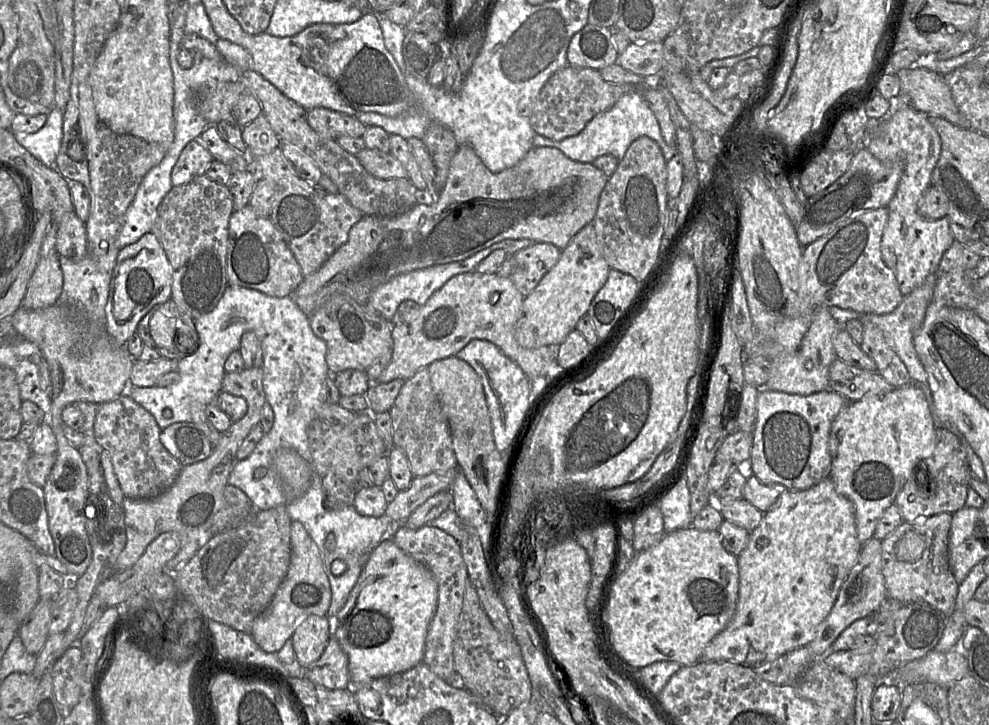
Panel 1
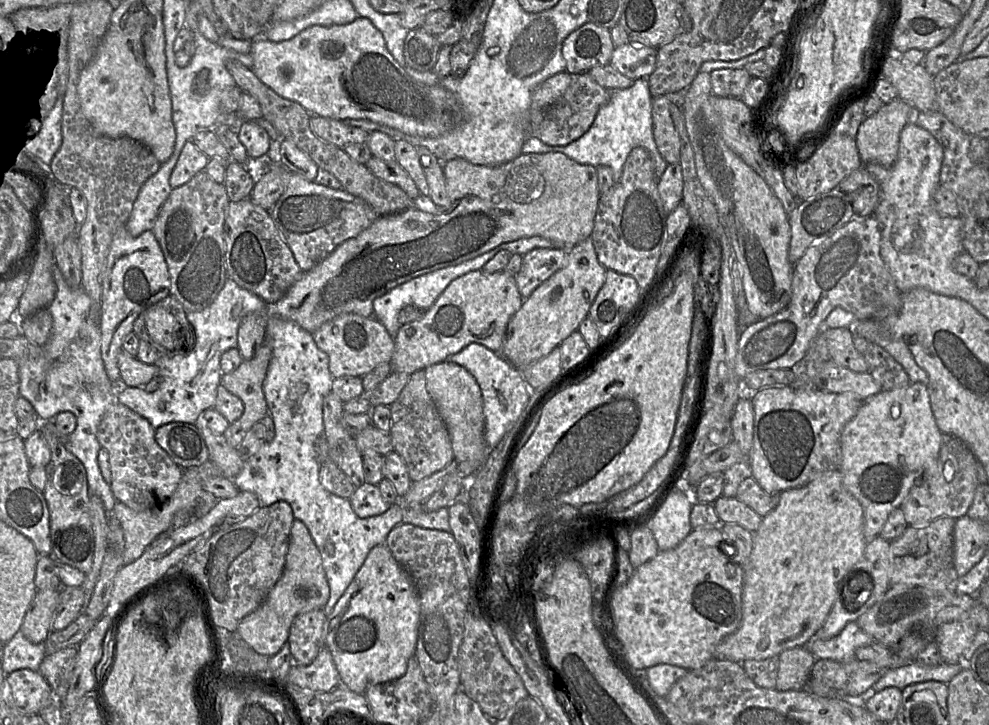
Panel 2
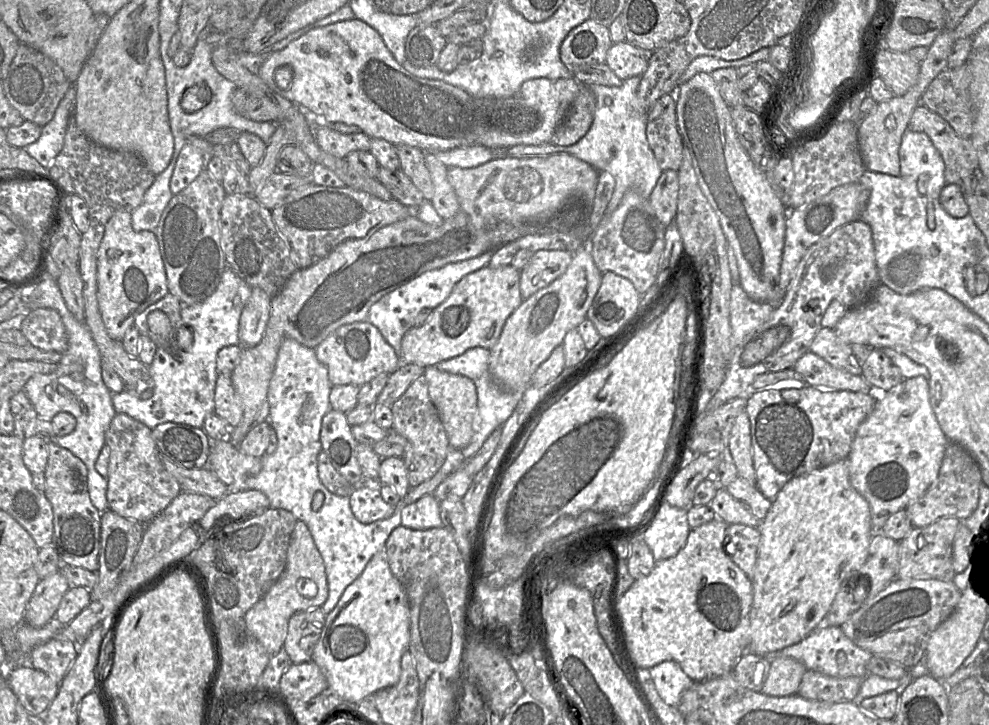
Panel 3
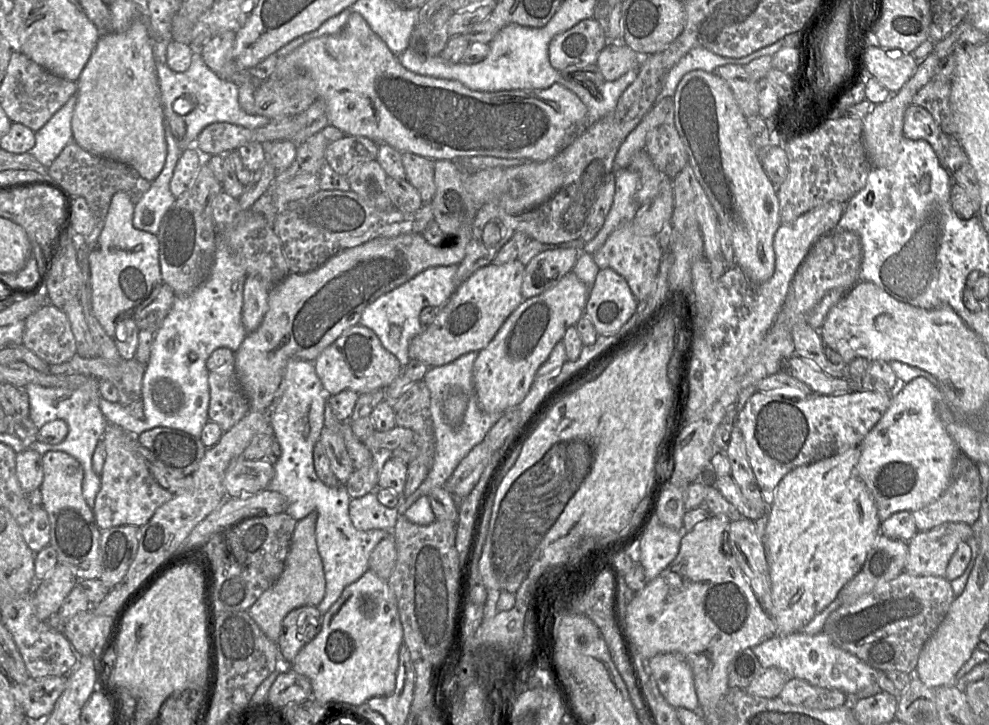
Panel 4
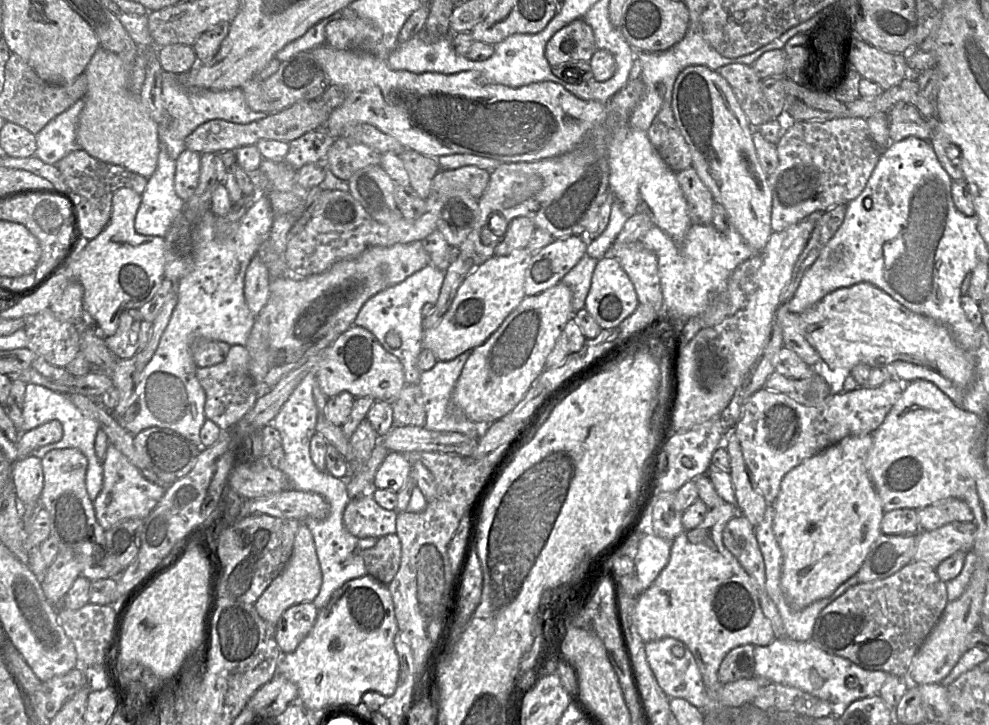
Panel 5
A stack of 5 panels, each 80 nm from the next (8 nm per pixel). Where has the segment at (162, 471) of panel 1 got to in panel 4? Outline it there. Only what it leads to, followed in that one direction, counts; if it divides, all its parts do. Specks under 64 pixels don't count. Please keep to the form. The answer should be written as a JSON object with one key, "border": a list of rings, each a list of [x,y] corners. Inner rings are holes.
{"border":[[[109,424],[102,438],[106,448],[106,460],[100,474],[100,490],[92,509],[101,531],[122,525],[141,527],[160,506],[173,497],[153,477],[146,459],[138,453],[138,436],[118,425]]]}

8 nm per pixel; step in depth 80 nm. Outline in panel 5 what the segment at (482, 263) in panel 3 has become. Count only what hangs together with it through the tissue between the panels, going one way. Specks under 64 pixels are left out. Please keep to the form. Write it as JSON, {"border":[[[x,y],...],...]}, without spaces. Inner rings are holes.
{"border":[[[428,265],[401,283],[380,291],[368,299],[354,321],[355,326],[370,331],[381,346],[401,362],[406,384],[419,382],[421,372],[417,362],[423,349],[422,339],[425,333],[422,326],[422,308],[426,303],[436,304],[444,279],[445,271]],[[390,331],[397,333],[401,339],[401,345],[398,348],[392,348],[386,342],[386,335]]]}

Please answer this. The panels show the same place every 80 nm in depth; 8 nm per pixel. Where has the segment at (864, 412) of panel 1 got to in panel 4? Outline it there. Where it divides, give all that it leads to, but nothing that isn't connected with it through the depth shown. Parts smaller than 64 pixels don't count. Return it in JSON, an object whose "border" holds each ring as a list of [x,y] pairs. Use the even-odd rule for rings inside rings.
{"border":[[[916,377],[896,394],[879,422],[861,441],[858,472],[874,498],[880,522],[900,511],[914,512],[929,505],[946,490],[951,482],[952,466],[959,451],[936,412],[938,388],[925,377]]]}

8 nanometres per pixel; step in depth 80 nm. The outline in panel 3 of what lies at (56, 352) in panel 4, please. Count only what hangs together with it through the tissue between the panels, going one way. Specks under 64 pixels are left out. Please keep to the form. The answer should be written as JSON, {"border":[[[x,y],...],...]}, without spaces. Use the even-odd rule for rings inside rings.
{"border":[[[37,308],[26,311],[20,329],[30,344],[43,351],[63,354],[68,348],[67,331],[55,309]]]}

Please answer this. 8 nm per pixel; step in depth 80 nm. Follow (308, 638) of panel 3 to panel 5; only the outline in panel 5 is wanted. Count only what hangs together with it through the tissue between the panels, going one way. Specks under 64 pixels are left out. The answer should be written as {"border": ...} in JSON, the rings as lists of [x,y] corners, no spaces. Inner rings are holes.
{"border":[[[304,602],[289,607],[275,625],[275,640],[283,654],[296,650],[312,630],[319,609],[313,602]]]}

